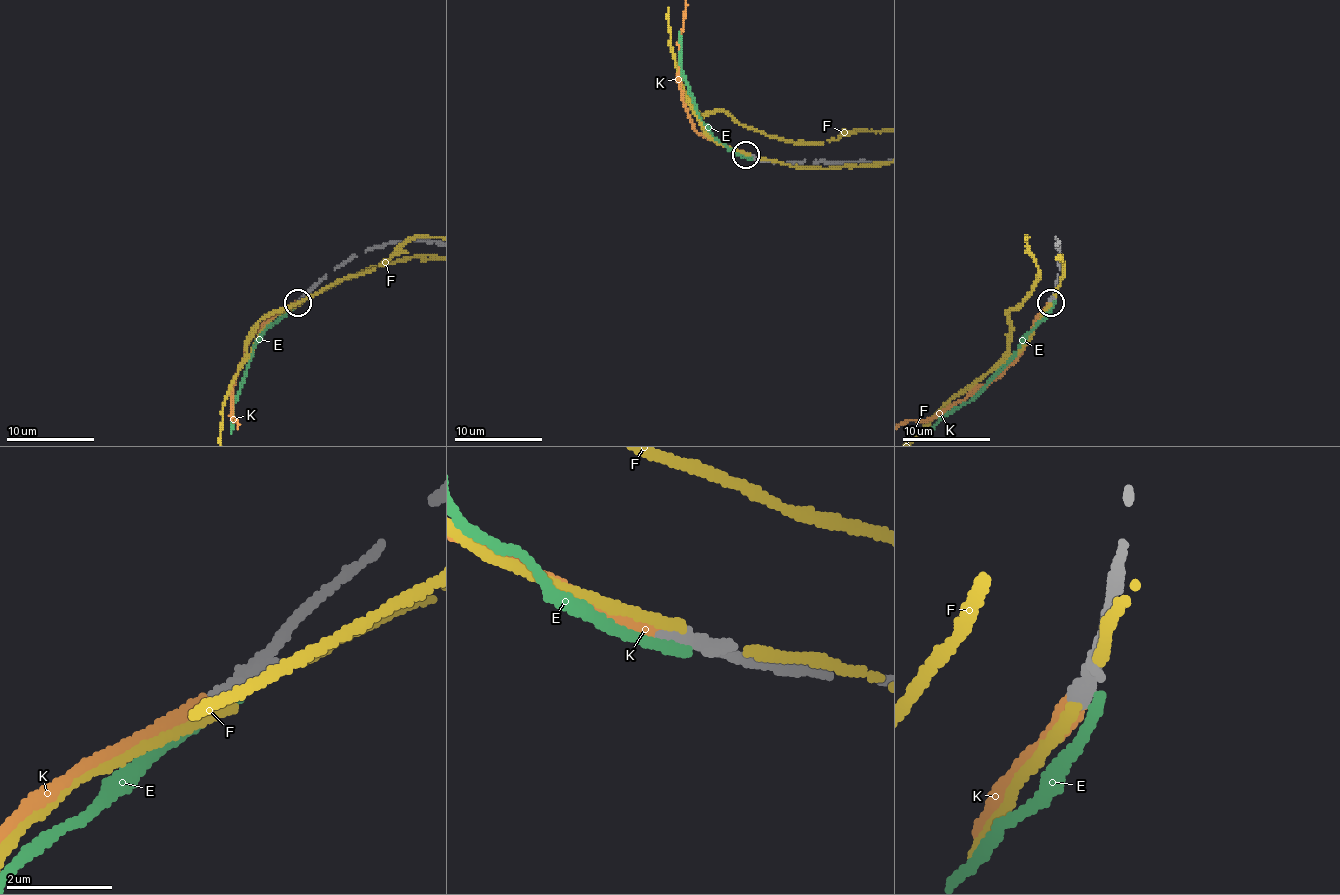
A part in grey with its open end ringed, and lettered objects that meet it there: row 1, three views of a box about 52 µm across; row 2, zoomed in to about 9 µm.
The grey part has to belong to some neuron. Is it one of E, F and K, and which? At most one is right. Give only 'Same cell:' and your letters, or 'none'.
Same cell: K

